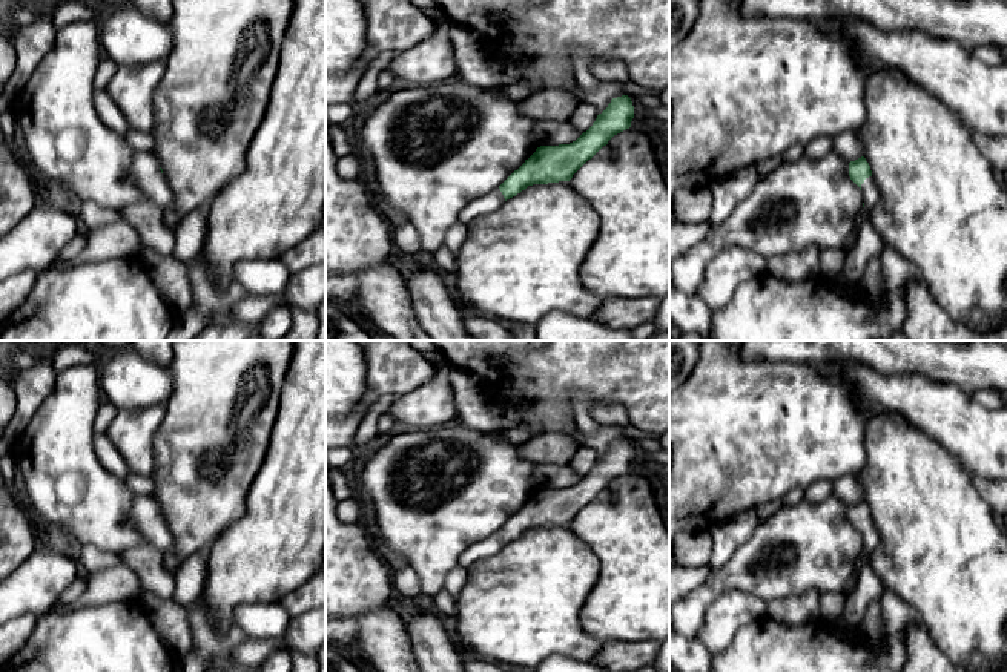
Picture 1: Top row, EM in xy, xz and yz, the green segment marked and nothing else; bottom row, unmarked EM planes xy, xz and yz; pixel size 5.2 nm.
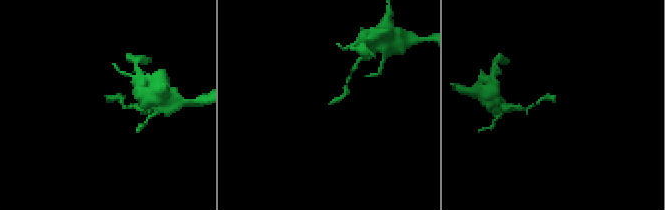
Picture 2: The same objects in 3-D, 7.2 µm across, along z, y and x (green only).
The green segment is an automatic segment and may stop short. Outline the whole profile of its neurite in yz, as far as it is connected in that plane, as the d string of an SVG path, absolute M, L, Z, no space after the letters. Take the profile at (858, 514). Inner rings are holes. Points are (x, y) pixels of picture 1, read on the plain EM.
M864 500L849 506L849 520L860 531L864 549L873 549L880 543L880 534Z

